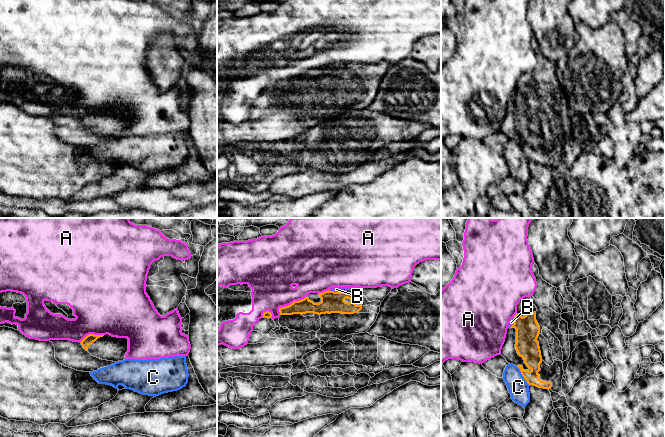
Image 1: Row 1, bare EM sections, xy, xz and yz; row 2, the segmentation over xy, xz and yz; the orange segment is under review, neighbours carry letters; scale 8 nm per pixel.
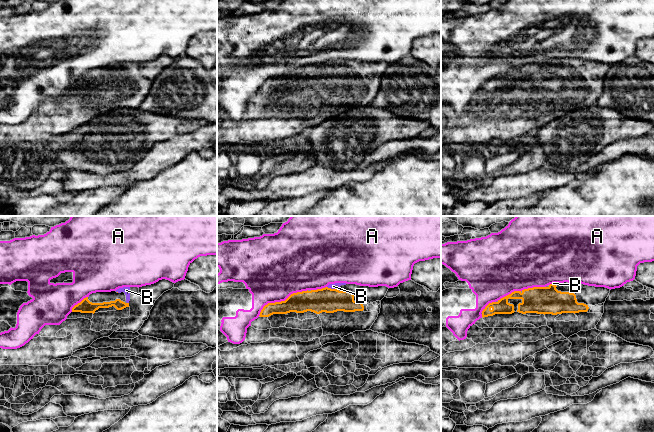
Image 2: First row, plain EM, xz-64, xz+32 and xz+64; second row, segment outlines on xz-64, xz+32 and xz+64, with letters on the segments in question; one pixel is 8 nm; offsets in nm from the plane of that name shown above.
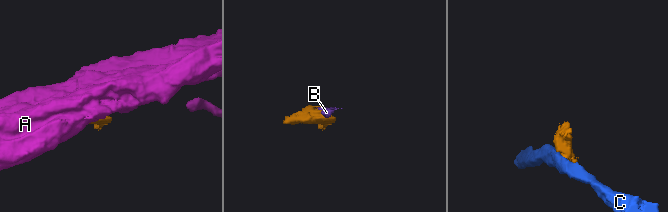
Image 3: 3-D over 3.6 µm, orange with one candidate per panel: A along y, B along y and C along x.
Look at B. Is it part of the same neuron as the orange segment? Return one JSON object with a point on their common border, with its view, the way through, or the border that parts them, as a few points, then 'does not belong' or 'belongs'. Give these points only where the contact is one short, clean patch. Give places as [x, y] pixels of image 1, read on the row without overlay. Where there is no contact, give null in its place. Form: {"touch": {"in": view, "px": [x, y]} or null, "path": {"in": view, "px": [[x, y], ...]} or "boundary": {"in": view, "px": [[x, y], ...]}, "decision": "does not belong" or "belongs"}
{"touch": {"in": "xz", "px": [337, 68]}, "decision": "belongs"}

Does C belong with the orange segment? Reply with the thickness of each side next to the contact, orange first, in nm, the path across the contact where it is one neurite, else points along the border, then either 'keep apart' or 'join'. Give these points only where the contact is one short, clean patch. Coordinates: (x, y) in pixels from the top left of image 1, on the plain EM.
calibres 190 and 160 nm; border yz (516, 142), (529, 161); keep apart

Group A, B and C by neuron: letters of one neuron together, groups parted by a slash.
A / B / C

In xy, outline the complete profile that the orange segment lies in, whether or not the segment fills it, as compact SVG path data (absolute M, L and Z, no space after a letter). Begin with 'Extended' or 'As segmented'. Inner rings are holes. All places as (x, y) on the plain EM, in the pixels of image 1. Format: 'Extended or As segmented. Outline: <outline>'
Extended. Outline: M87 111L81 118L92 132L107 137L123 137L128 127L128 115L106 111Z

